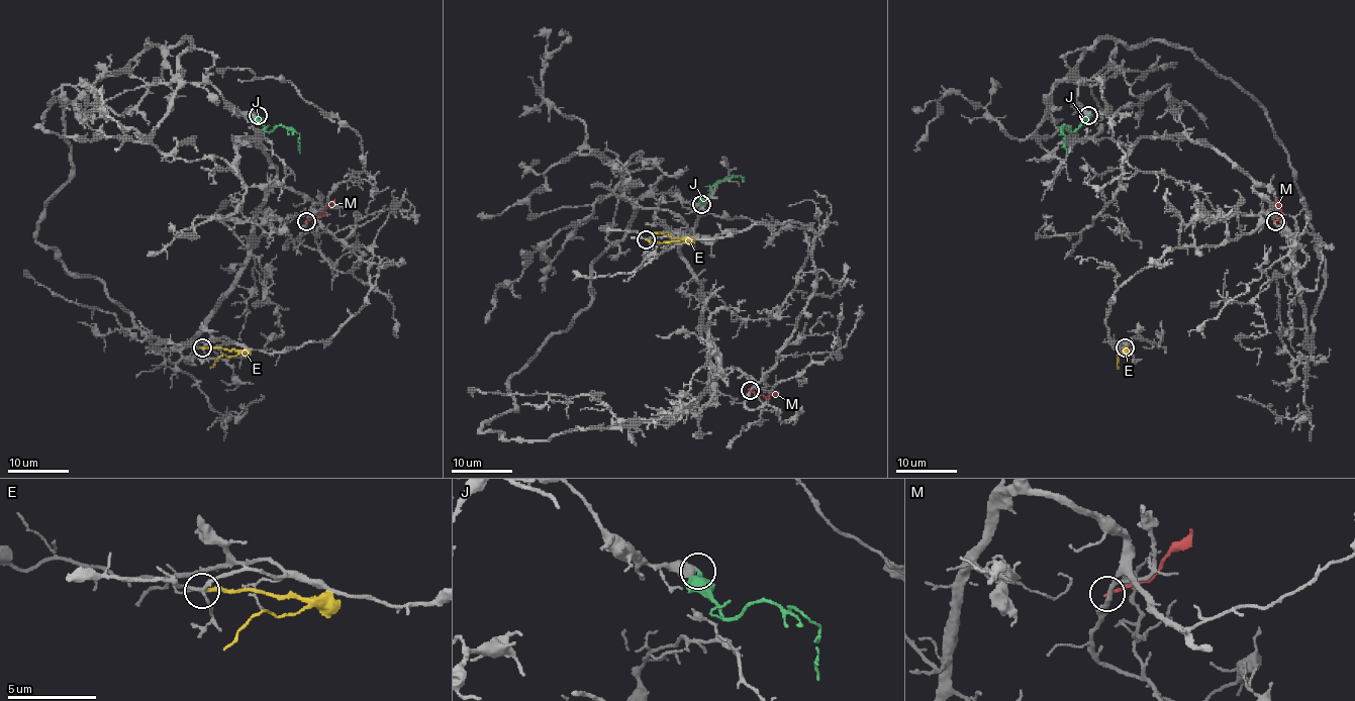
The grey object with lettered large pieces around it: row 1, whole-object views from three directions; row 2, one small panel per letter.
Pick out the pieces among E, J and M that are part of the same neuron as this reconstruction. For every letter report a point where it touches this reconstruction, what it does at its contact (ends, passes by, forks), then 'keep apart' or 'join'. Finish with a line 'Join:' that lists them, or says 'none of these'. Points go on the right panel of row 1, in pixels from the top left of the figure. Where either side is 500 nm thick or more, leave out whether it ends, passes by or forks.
E: contact (1125, 347); it ends; keep apart
J: contact (1088, 115); keep apart
M: contact (1275, 221); it ends; keep apart
Join: none of these

